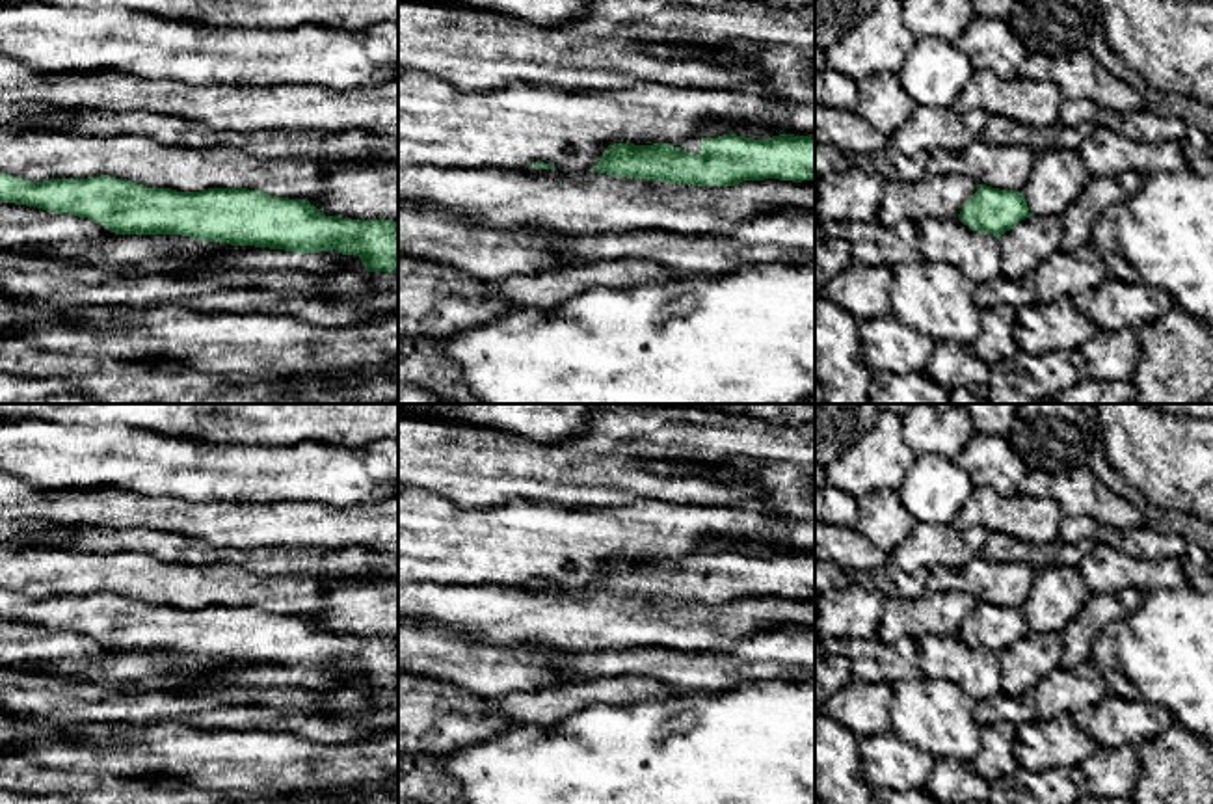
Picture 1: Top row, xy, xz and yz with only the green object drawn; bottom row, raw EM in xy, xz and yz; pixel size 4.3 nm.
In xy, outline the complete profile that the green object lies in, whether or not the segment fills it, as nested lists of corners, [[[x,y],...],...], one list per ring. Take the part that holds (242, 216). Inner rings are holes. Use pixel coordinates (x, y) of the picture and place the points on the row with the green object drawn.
[[[0,173],[0,201],[74,214],[115,234],[182,234],[205,242],[255,246],[294,253],[339,251],[357,255],[367,272],[398,272],[398,221],[326,216],[305,199],[273,197],[247,188],[177,192],[108,175],[87,179],[22,181]]]

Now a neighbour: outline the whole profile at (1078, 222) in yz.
[[[1124,171],[1118,177],[1088,177],[1086,188],[1060,218],[1060,249],[1073,253],[1077,249],[1088,248],[1094,225],[1105,208],[1135,195],[1142,182],[1144,177],[1135,171]]]

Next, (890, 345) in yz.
[[[893,313],[860,322],[858,333],[860,350],[873,372],[925,372],[936,348],[928,335],[900,322]]]

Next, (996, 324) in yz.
[[[995,305],[990,311],[980,311],[980,335],[969,350],[990,368],[1005,357],[1012,357],[1020,348],[1012,337],[1014,309]]]

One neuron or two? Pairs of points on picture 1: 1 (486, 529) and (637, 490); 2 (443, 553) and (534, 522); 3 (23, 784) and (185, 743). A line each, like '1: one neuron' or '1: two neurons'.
1: two neurons
2: one neuron
3: two neurons

